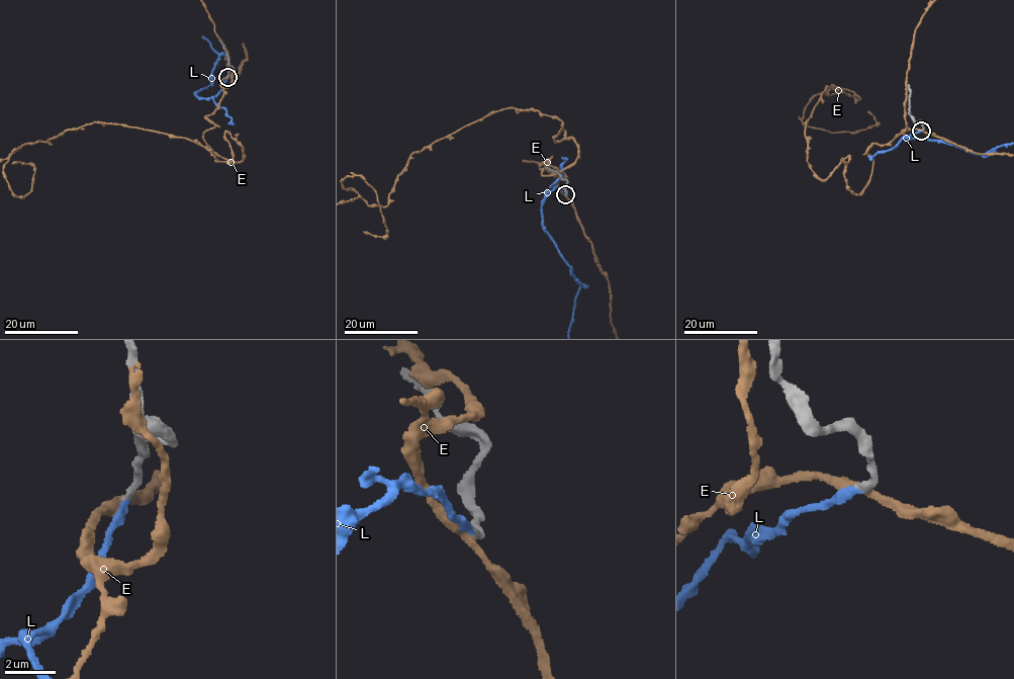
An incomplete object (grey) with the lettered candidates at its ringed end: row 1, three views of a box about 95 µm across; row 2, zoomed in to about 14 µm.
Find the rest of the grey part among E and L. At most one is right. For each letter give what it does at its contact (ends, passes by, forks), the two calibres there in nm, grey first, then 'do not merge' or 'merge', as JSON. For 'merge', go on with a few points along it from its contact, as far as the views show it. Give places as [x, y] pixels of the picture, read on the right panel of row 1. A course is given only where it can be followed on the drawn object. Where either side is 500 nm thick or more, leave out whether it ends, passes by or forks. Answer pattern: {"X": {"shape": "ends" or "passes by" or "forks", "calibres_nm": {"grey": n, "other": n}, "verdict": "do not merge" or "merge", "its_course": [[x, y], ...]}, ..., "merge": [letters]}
{"E": {"shape": "passes by", "calibres_nm": {"grey": 280, "other": 340}, "verdict": "do not merge"}, "L": {"shape": "ends", "calibres_nm": {"grey": 280, "other": 340}, "verdict": "merge"}, "merge": ["L"]}

